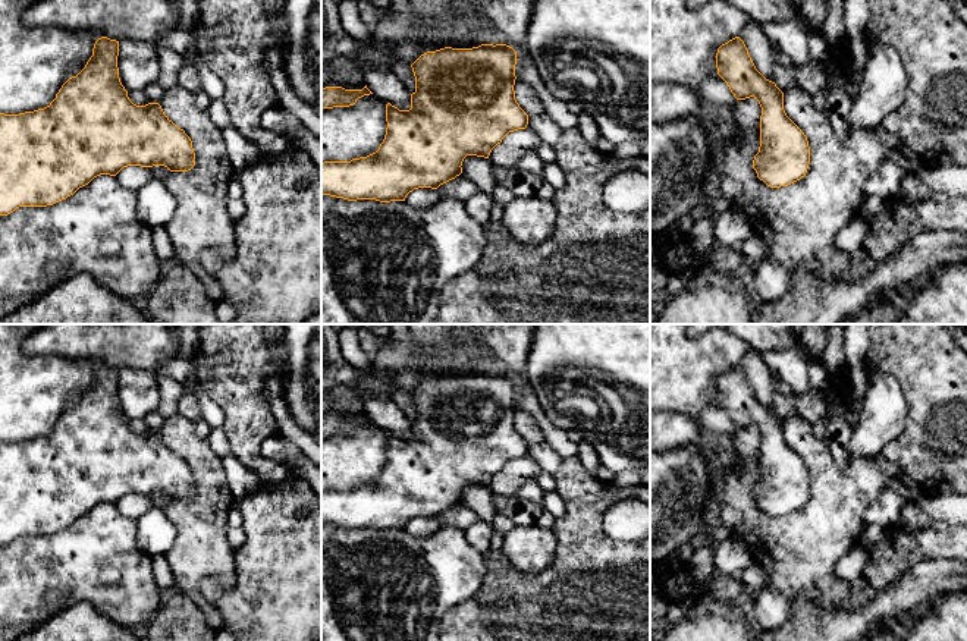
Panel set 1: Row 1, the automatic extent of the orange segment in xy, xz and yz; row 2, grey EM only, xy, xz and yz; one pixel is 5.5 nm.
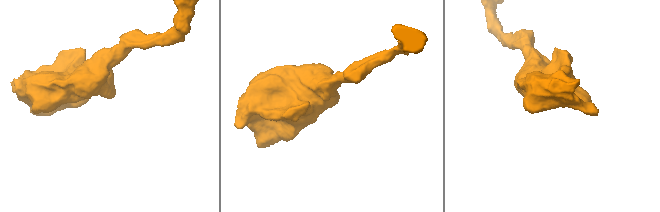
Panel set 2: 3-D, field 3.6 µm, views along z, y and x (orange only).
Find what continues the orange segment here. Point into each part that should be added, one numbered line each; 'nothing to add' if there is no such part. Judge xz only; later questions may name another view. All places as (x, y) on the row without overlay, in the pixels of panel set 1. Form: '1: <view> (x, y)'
nothing to add

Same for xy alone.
nothing to add

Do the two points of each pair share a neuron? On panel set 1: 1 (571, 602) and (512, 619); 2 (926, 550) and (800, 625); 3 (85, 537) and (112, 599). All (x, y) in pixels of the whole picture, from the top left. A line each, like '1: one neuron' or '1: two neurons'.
1: one neuron
2: two neurons
3: one neuron

